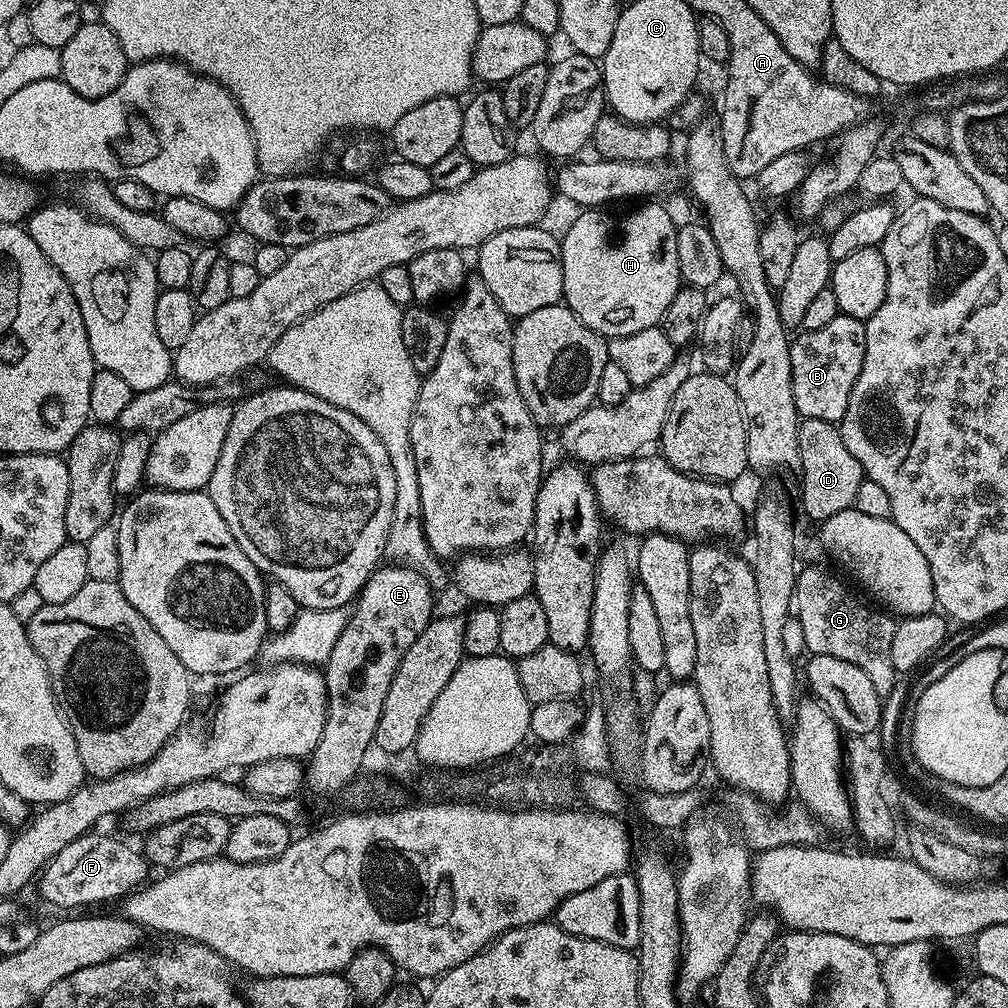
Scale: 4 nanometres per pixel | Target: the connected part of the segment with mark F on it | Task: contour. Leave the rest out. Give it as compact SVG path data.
M85 834L79 836L70 846L58 850L58 854L50 861L38 877L40 884L40 896L48 904L56 908L76 908L72 910L84 910L87 904L104 904L107 900L119 901L127 894L134 892L137 886L143 885L144 875L150 871L145 857L139 851L136 852L128 844L115 840L112 836L96 836L97 834Z

